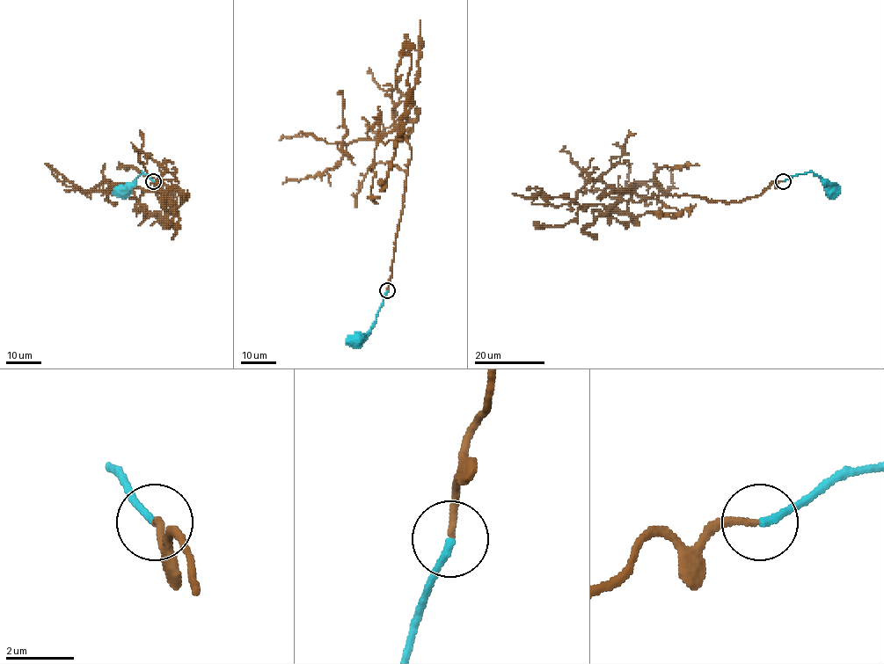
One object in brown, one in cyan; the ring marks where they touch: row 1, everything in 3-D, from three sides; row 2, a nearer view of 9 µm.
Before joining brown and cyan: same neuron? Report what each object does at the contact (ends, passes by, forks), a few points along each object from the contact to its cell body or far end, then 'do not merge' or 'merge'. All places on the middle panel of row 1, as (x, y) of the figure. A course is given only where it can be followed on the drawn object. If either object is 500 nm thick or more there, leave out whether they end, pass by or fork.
brown ends there; cyan ends there; brown runs (388, 291), (411, 157), (404, 131), (398, 127), (374, 139), (354, 140), (332, 168), (282, 183); cyan runs (387, 291), (372, 329), (357, 341); merge

